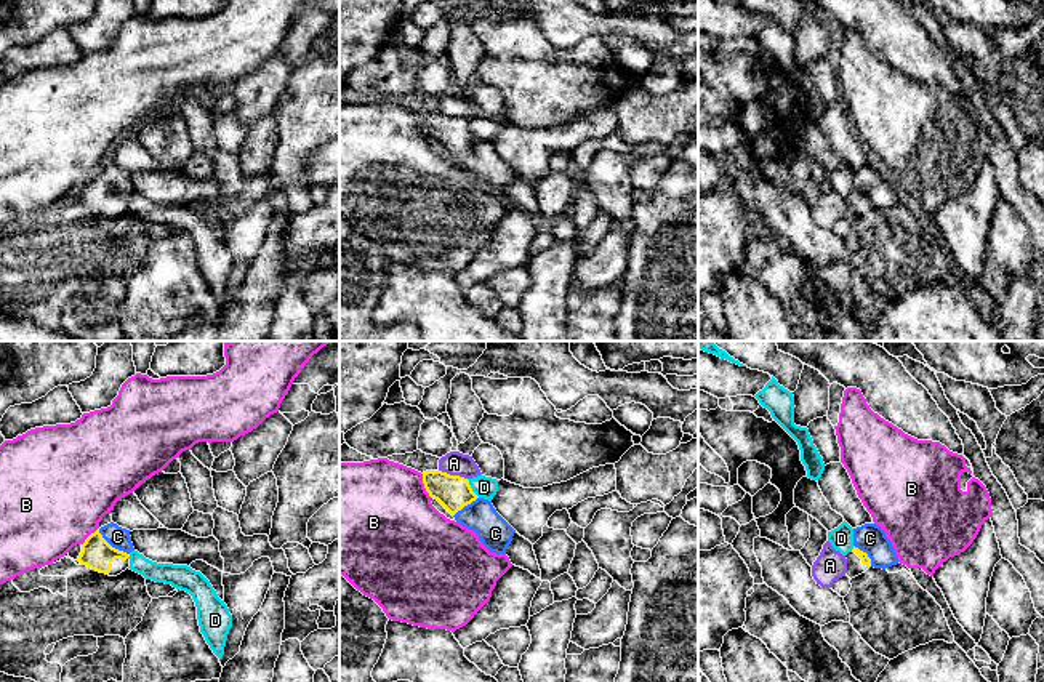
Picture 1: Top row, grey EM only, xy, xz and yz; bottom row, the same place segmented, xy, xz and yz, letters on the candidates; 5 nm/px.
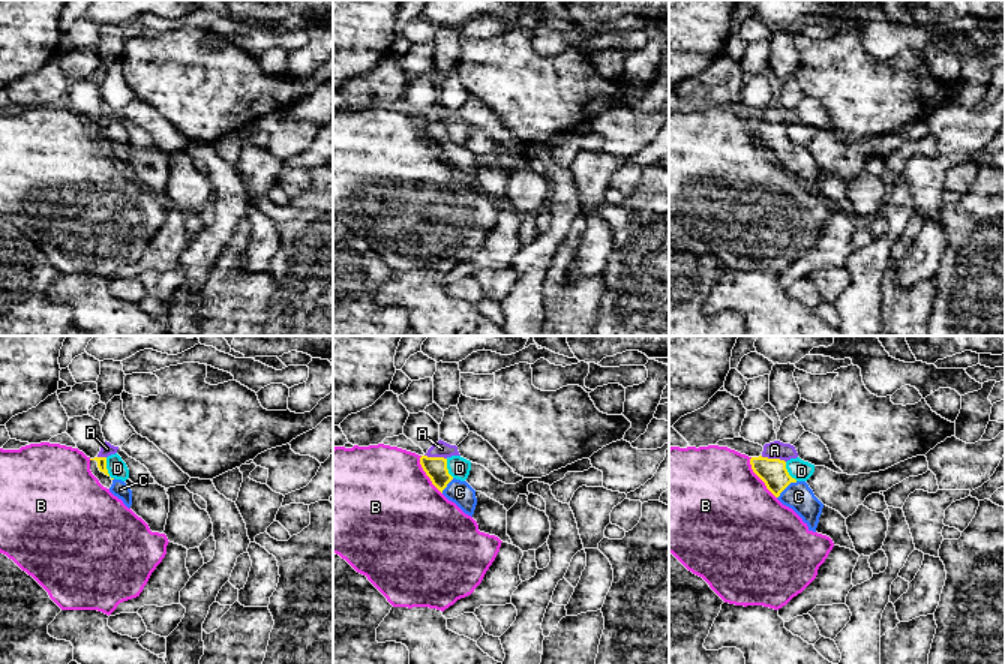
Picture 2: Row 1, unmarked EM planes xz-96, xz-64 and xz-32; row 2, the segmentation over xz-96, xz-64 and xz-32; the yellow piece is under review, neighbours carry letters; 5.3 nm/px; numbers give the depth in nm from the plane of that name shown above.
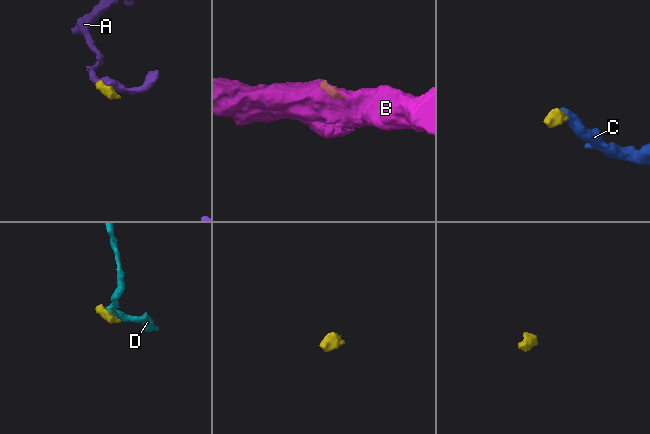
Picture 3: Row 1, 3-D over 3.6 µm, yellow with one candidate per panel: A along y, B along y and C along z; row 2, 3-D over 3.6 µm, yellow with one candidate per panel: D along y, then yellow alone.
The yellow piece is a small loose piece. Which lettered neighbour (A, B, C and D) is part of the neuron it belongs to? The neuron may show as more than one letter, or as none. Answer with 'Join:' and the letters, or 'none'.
Join: C

